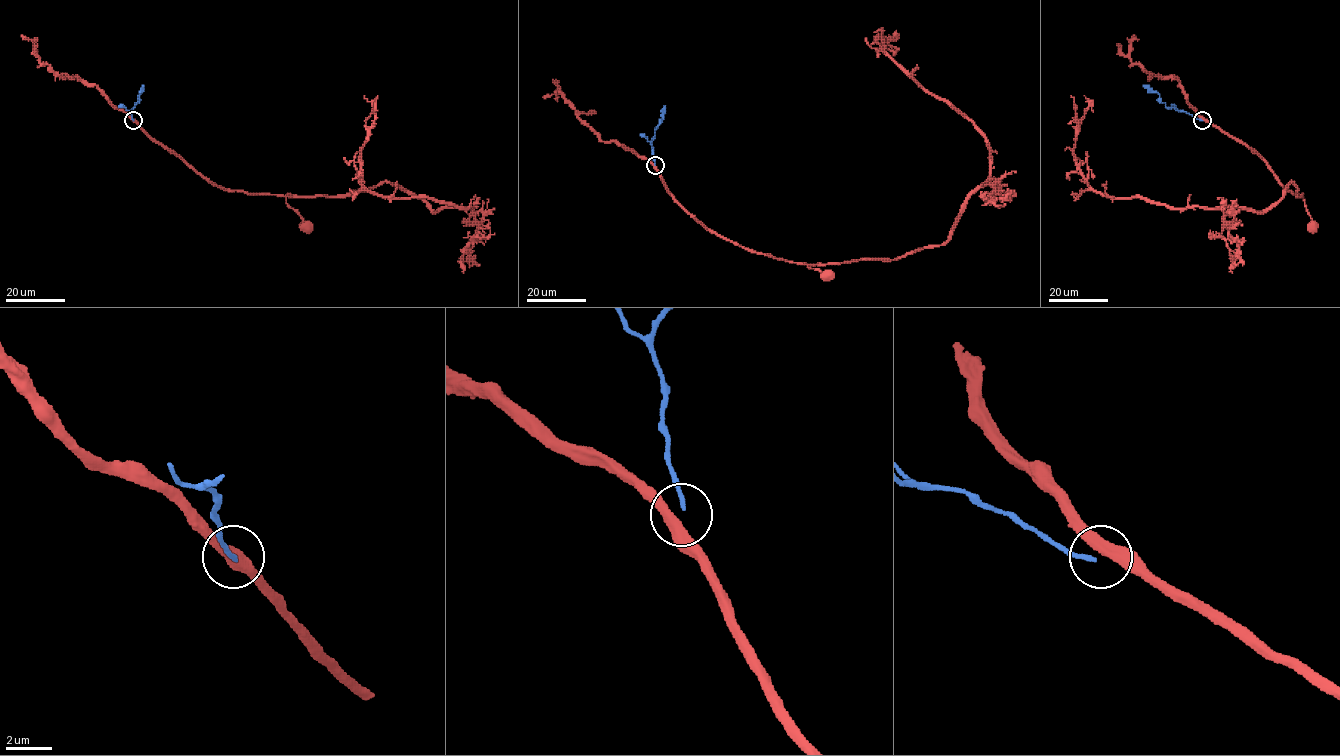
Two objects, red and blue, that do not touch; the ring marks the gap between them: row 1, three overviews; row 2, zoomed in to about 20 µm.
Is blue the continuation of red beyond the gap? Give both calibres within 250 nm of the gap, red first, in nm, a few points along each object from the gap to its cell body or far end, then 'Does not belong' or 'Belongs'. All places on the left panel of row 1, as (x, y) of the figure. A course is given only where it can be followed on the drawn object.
Thickness 460 nm (red) against 180 nm. Course of red: (133, 119), (149, 136), (212, 182), (227, 190), (284, 195), (286, 203), (307, 226). Course of blue: (134, 120), (130, 110), (138, 102), (144, 85). Does not belong

